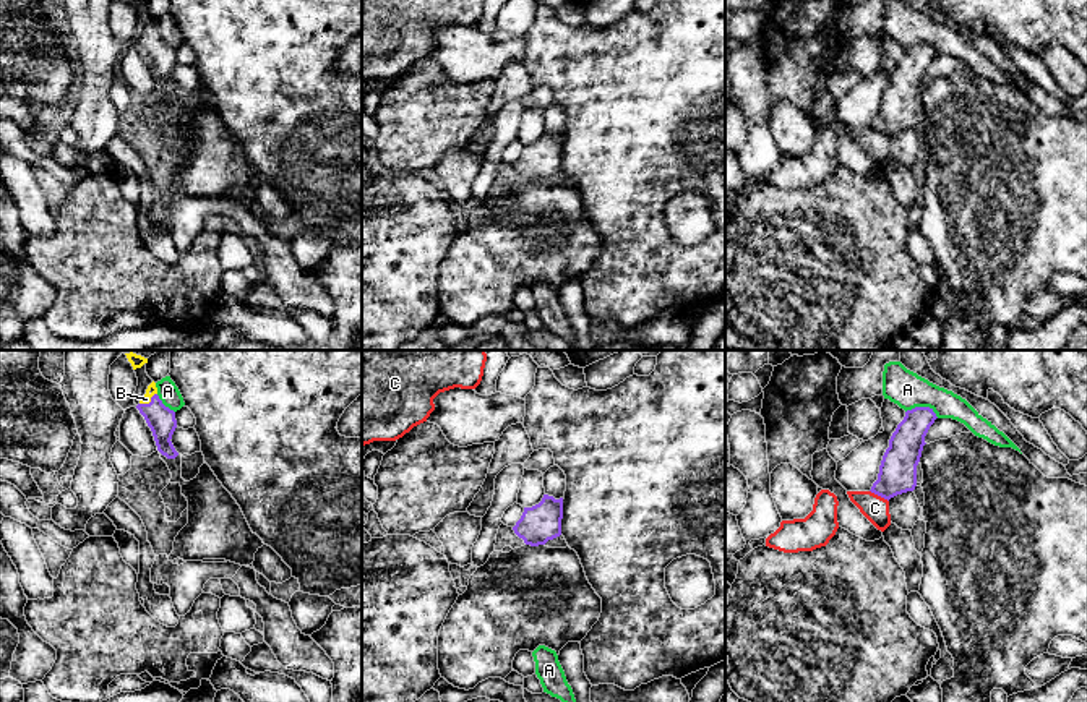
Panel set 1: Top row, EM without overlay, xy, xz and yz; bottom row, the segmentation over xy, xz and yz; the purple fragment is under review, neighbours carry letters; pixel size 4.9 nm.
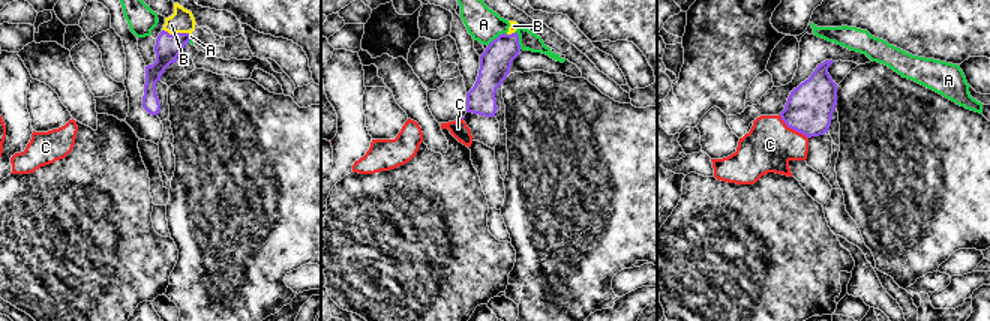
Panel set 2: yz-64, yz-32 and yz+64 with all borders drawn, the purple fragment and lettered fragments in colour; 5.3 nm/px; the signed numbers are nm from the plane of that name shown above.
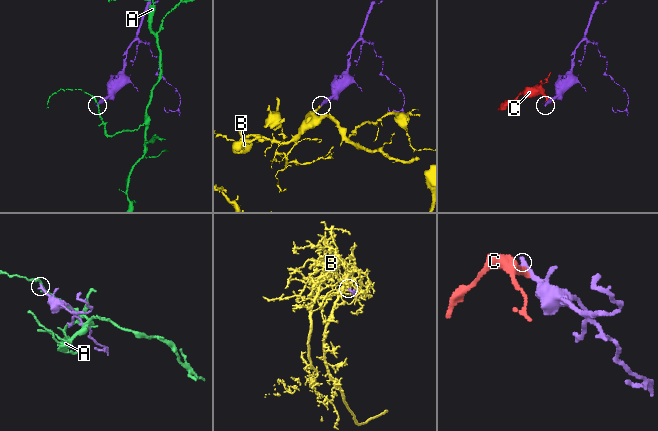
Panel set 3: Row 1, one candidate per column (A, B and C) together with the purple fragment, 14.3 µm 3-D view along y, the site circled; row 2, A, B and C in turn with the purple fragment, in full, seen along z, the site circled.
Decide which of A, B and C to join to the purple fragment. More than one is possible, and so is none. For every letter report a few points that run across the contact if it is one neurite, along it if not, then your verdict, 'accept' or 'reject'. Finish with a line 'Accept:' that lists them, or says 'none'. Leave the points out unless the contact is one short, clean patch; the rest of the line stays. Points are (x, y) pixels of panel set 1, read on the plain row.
A: line yz (906, 47), (928, 44), (938, 54); reject
B: line xy (161, 57), (150, 39), (151, 26); accept
C: reject
Accept: B

